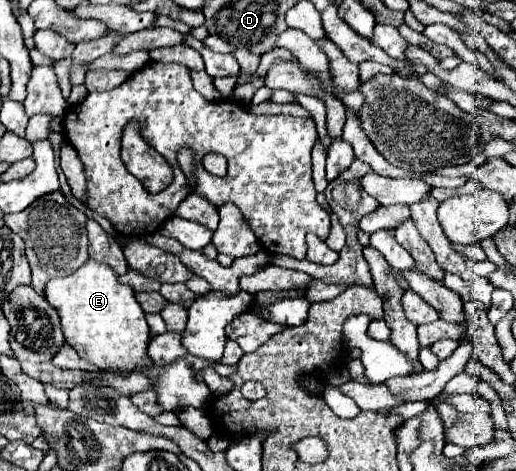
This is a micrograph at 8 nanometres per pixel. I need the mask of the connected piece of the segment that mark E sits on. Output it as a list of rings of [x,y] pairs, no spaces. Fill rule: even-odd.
[[[87,259],[77,271],[51,277],[45,285],[45,299],[57,309],[65,341],[101,371],[127,373],[151,363],[147,355],[149,327],[133,289],[119,281],[119,275],[95,259]]]

